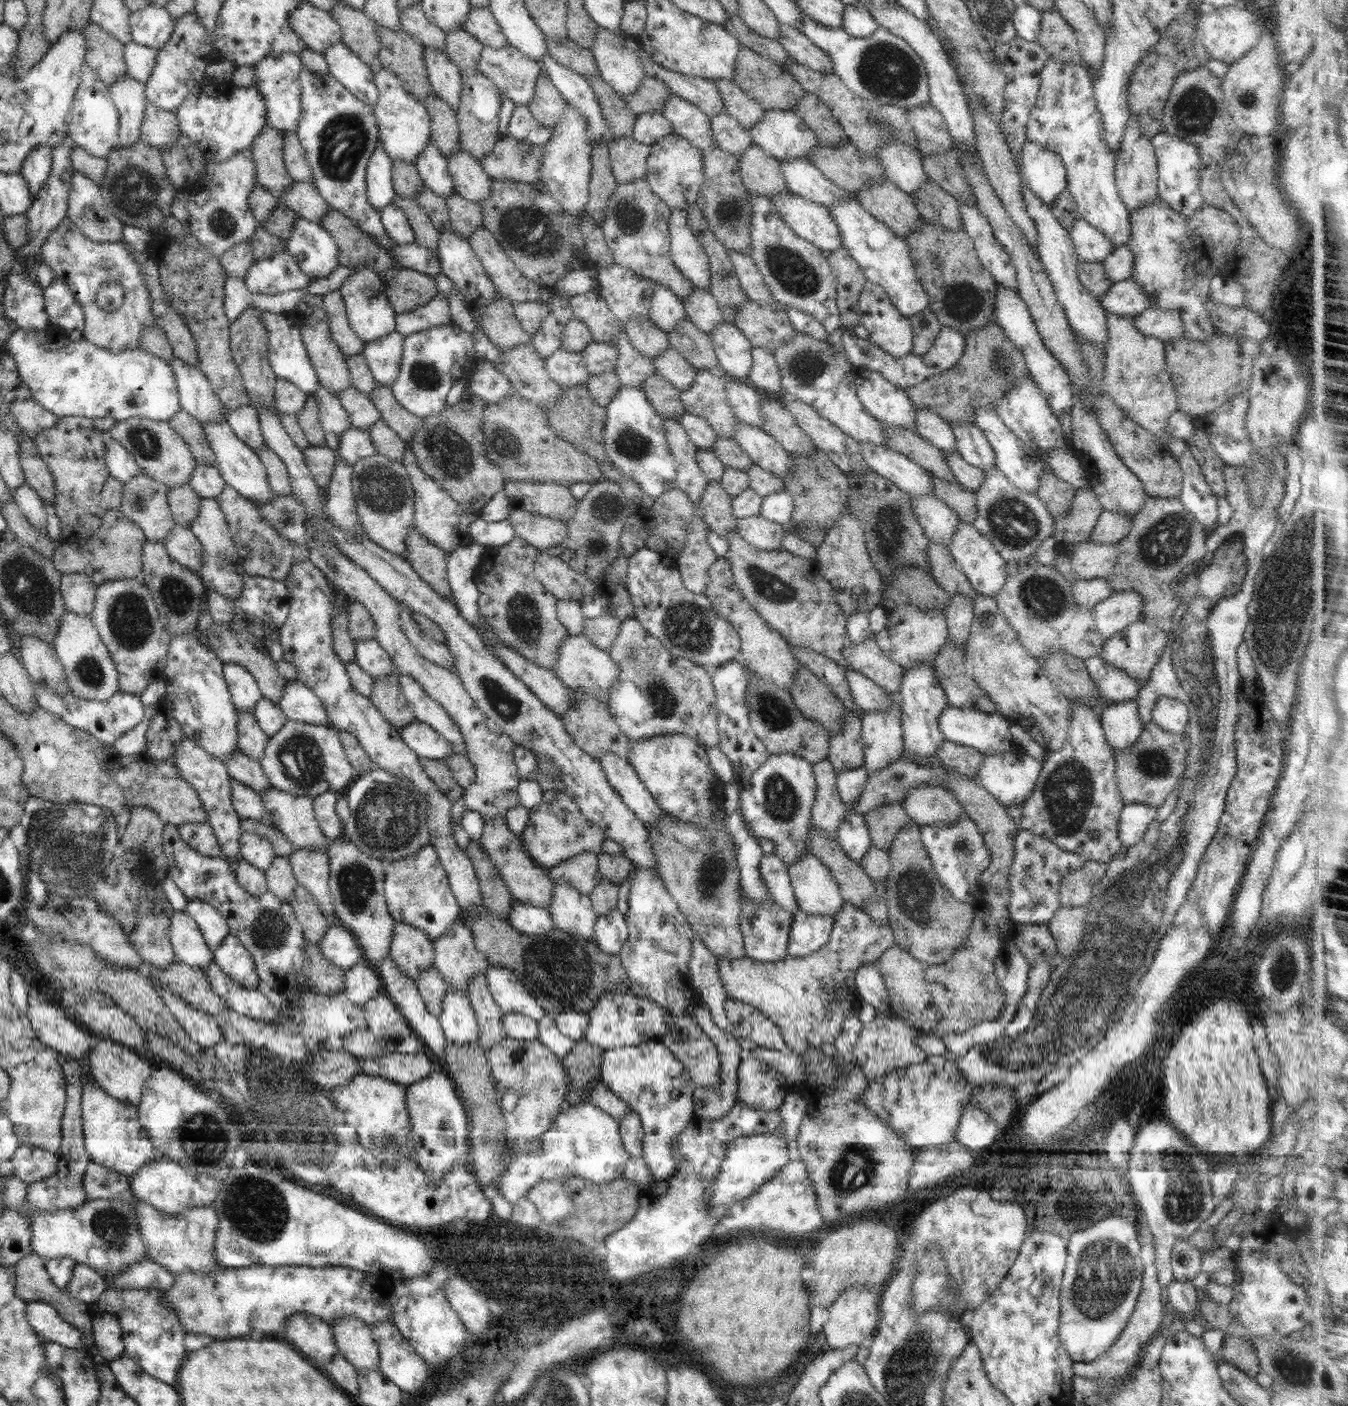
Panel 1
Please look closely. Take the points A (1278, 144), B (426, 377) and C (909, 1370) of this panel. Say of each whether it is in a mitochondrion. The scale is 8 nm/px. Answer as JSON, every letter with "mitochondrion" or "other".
{"A":"other","B":"mitochondrion","C":"mitochondrion"}

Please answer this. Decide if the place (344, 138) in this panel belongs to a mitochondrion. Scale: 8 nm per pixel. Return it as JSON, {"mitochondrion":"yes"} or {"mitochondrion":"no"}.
{"mitochondrion":"yes"}

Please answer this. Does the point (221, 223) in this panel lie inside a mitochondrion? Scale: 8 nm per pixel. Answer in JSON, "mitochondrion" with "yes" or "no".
{"mitochondrion":"yes"}

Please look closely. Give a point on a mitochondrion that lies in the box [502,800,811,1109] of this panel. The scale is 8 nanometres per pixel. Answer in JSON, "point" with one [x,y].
{"point":[539,961]}

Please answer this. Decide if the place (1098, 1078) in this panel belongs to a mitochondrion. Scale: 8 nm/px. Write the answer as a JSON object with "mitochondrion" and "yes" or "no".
{"mitochondrion":"no"}

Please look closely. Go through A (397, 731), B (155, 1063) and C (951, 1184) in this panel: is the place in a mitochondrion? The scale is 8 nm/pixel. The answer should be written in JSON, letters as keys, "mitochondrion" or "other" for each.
{"A":"other","B":"other","C":"other"}

